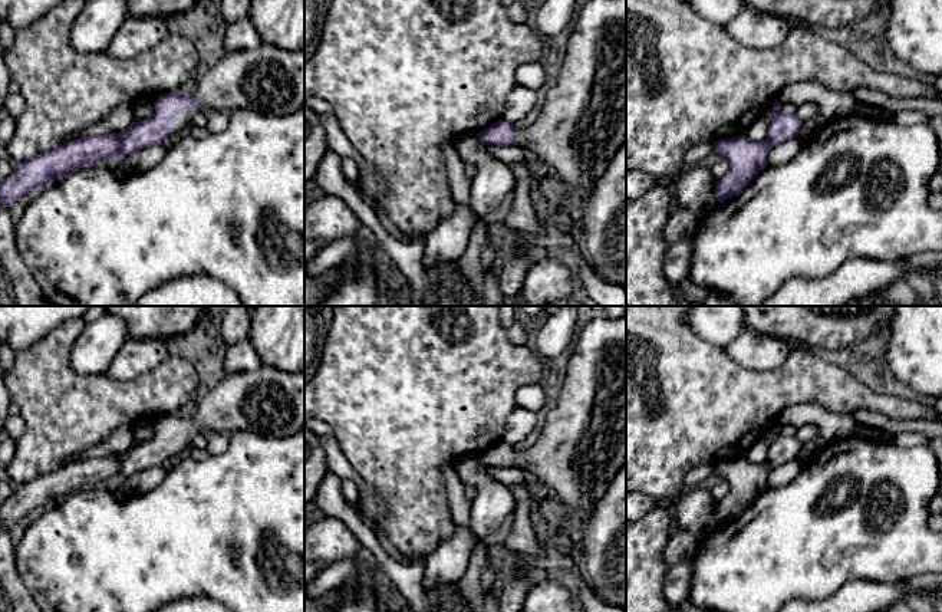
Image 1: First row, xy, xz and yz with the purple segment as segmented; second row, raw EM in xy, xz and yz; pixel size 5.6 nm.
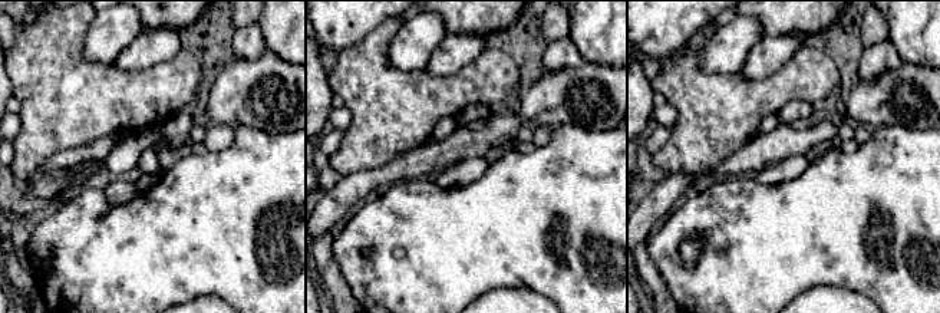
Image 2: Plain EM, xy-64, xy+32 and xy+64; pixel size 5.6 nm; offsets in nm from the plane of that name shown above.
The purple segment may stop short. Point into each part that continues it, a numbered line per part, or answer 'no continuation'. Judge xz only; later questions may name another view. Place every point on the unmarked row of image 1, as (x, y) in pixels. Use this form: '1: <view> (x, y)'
1: xz (582, 447)

